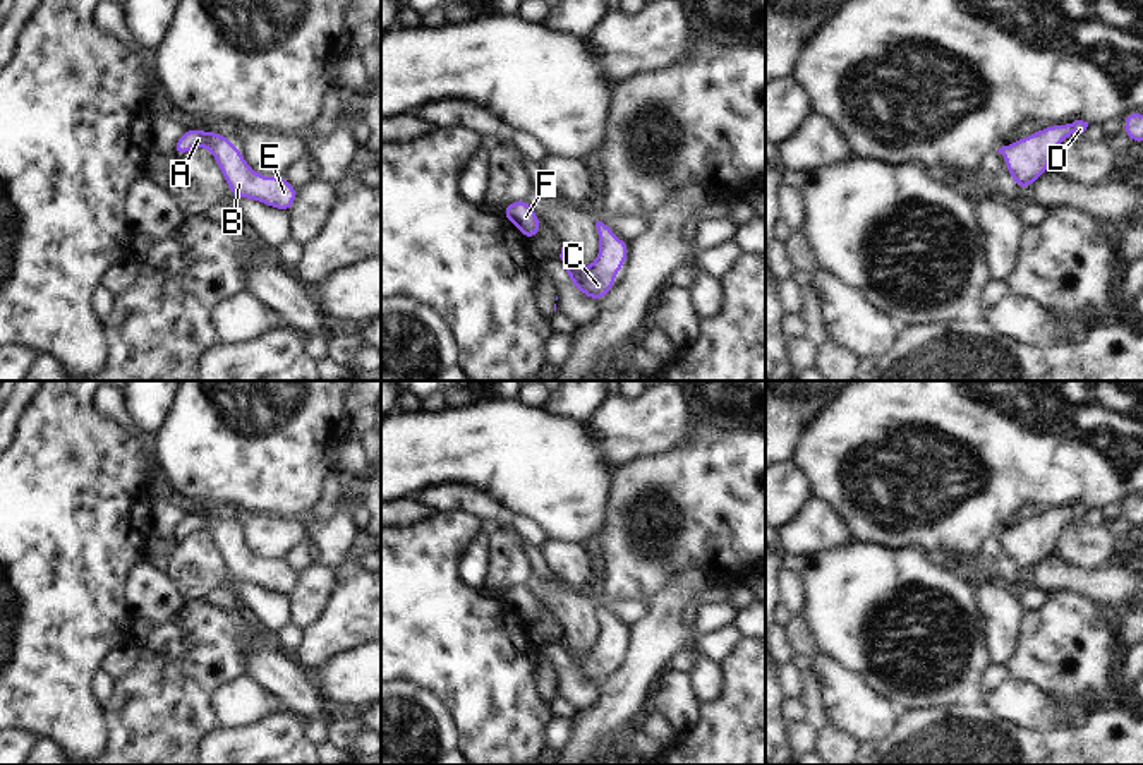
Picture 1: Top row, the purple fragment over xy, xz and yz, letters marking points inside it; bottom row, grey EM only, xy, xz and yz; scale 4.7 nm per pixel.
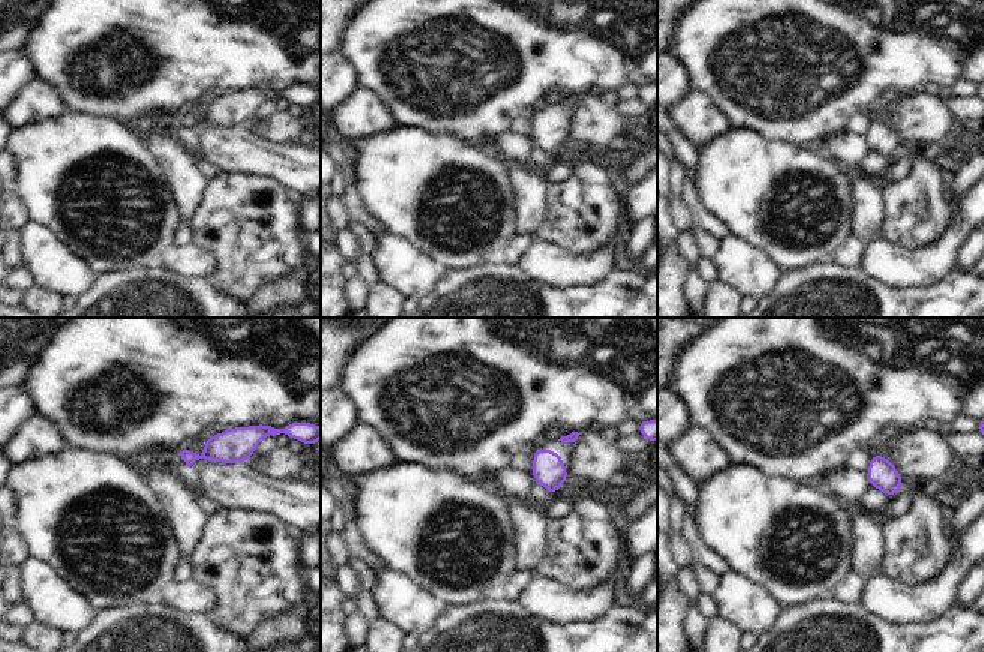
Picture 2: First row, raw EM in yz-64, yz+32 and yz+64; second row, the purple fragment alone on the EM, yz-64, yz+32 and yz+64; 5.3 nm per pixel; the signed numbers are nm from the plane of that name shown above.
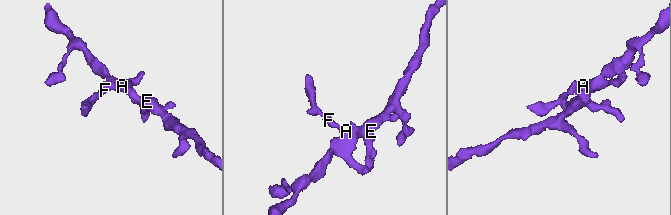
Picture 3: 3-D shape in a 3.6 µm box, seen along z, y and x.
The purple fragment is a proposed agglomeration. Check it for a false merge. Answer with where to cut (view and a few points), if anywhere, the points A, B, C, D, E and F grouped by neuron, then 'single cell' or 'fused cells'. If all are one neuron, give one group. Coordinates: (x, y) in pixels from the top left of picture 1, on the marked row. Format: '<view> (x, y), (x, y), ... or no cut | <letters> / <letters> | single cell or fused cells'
no cut | A B C D E F | single cell

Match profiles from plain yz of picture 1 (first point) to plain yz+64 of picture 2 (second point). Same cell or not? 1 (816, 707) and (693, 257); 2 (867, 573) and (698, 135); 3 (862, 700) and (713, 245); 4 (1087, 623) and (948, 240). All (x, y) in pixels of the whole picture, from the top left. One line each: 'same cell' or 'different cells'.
1: different cells
2: different cells
3: different cells
4: different cells

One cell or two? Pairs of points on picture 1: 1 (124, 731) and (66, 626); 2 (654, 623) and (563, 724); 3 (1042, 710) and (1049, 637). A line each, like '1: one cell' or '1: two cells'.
1: two cells
2: two cells
3: two cells

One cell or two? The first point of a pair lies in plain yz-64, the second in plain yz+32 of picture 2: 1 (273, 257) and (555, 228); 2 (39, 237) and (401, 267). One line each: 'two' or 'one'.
1: one
2: one

